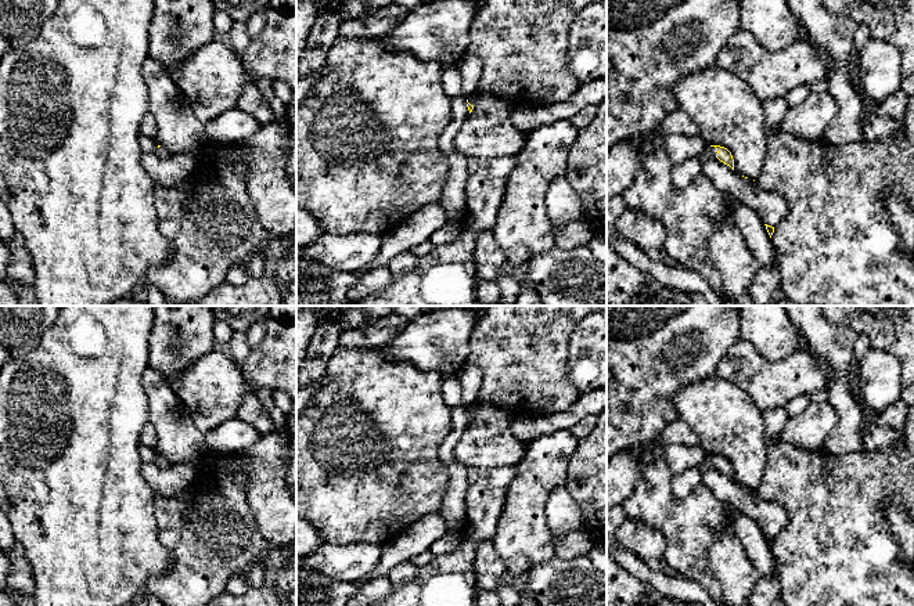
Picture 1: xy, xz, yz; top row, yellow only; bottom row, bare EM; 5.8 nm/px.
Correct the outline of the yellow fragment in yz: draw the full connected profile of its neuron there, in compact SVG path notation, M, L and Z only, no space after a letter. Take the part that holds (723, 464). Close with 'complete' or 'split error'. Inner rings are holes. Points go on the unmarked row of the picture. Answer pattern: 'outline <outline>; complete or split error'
outline M710 455L702 463L676 475L672 481L672 488L677 497L683 498L691 494L691 491L701 483L702 470L716 466L720 472L730 476L734 480L734 469L731 462L720 455Z; split error

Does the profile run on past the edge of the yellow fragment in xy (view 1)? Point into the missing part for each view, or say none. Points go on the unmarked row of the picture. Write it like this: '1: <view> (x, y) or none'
1: none

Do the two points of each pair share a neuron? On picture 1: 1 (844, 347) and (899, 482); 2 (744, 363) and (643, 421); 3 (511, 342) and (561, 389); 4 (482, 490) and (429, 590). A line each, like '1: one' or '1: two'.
1: two
2: two
3: one
4: one

